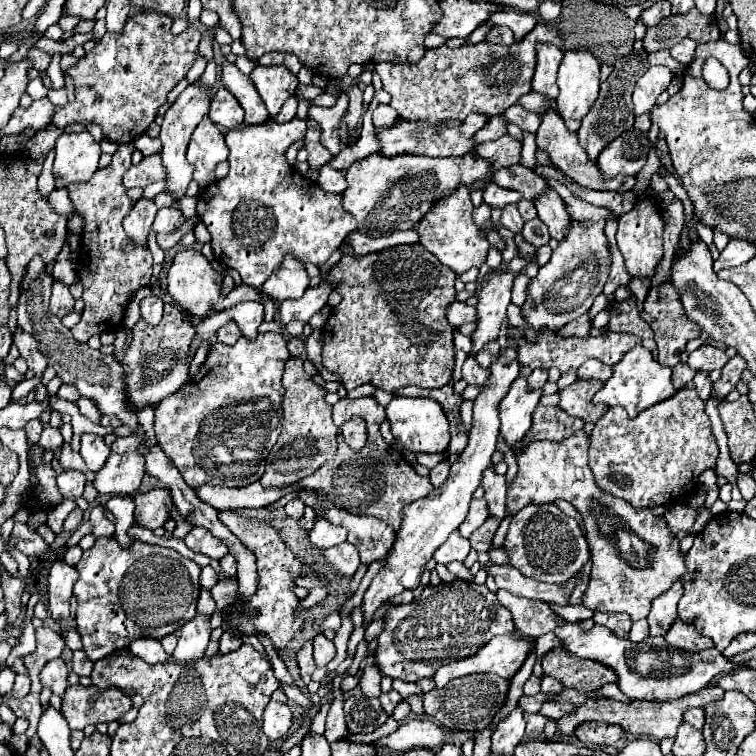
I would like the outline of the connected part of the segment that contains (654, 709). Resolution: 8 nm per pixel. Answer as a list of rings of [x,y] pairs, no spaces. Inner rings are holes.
[[[705,686],[699,692],[691,694],[691,696],[681,696],[677,700],[671,702],[655,702],[655,700],[635,700],[631,704],[623,704],[611,698],[601,698],[601,700],[589,700],[587,704],[579,706],[579,712],[575,712],[575,716],[567,716],[567,720],[557,722],[557,730],[561,732],[575,732],[577,724],[583,724],[587,720],[595,720],[595,722],[605,722],[605,724],[617,724],[621,726],[625,732],[637,734],[637,736],[647,736],[653,740],[661,740],[665,736],[675,736],[677,734],[677,726],[683,722],[683,712],[687,708],[699,706],[703,708],[709,702],[719,700],[719,696],[723,696],[723,690],[717,686]]]

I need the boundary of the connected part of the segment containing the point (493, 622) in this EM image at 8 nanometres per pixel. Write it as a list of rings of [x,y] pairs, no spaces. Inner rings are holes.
[[[463,580],[425,586],[419,600],[387,610],[383,632],[377,638],[375,664],[383,676],[417,682],[421,678],[433,678],[437,666],[469,658],[493,636],[509,632],[513,632],[511,612],[499,604],[487,586]]]

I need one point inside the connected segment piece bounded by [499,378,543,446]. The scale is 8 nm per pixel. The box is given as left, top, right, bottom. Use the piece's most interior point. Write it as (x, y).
(515, 412)

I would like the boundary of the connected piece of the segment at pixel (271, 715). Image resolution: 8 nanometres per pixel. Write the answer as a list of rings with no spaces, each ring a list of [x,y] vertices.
[[[273,700],[271,704],[267,704],[263,712],[263,732],[267,734],[269,740],[283,738],[289,732],[291,722],[293,722],[293,714],[287,704],[273,702]]]

